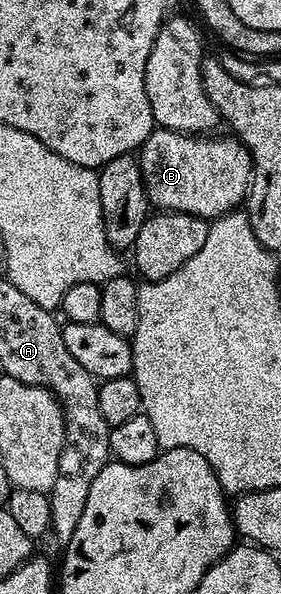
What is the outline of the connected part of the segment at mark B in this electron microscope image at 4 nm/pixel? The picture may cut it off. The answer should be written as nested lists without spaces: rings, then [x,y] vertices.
[[[164,127],[151,132],[137,152],[147,201],[152,208],[180,211],[214,221],[236,210],[249,194],[253,174],[251,154],[234,137],[214,139],[211,133],[182,135]]]

